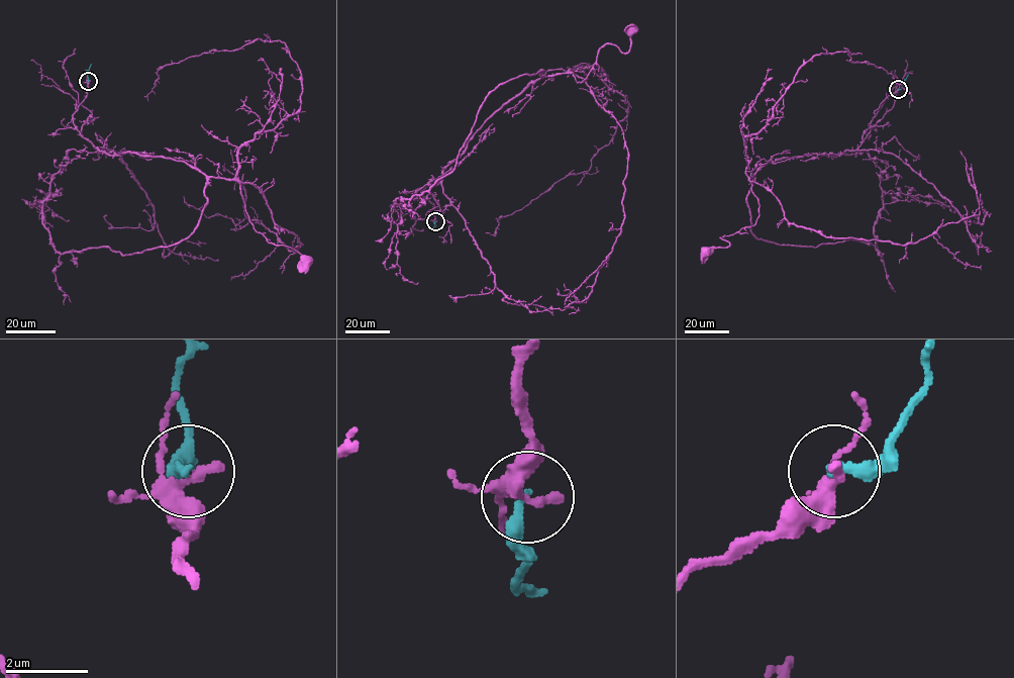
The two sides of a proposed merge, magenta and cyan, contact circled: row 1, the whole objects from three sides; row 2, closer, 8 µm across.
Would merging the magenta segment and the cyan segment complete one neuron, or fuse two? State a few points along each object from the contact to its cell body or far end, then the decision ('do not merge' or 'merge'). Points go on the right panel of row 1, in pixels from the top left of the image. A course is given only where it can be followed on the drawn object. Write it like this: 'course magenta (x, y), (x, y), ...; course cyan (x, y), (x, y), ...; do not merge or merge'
course magenta (898, 90), (874, 112), (854, 151), (763, 166), (749, 179), (756, 222), (720, 237), (728, 247), (706, 251); course cyan (898, 89), (908, 74); do not merge

